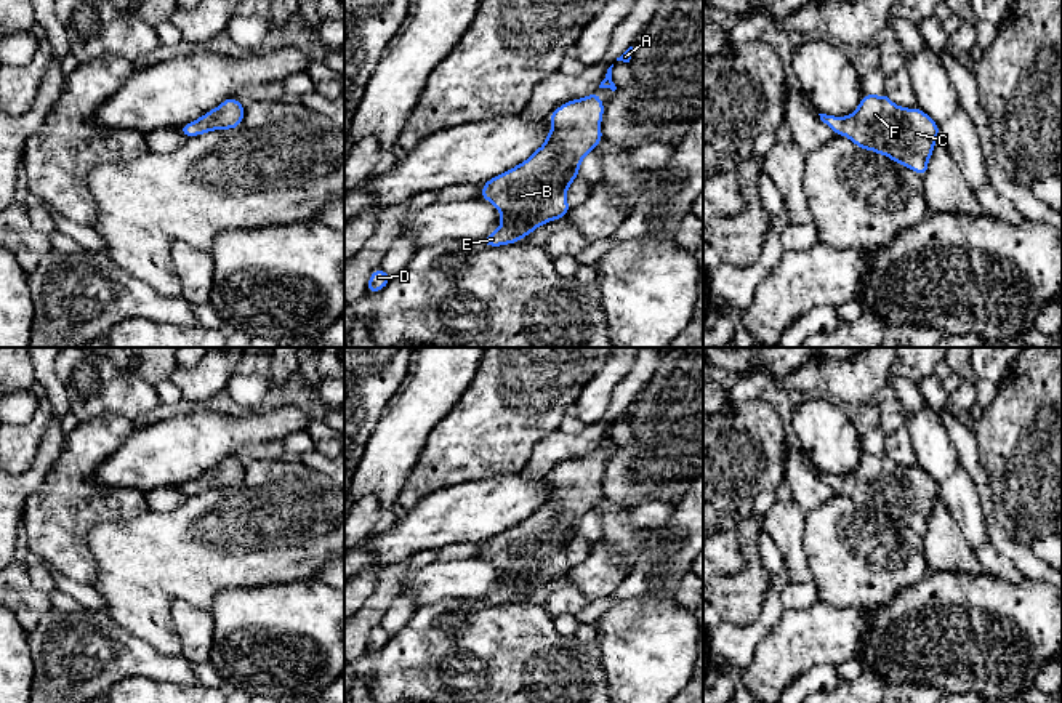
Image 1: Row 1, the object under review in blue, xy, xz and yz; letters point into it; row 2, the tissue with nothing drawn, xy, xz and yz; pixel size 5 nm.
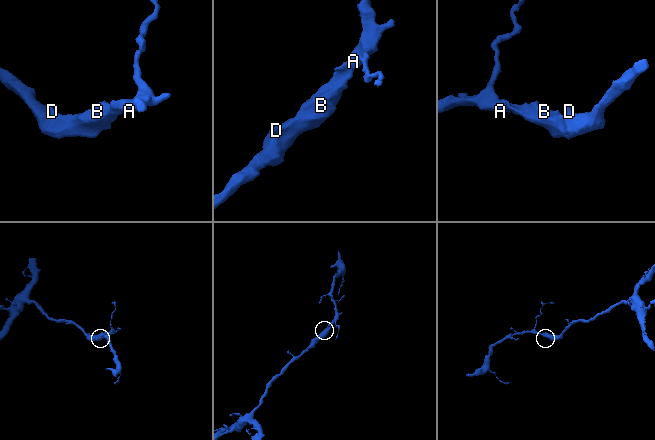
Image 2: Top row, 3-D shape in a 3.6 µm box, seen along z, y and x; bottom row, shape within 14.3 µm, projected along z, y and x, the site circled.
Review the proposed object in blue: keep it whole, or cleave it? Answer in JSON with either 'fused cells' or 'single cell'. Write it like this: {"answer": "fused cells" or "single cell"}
{"answer": "single cell"}

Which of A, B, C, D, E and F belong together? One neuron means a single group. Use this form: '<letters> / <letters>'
A B C D E F

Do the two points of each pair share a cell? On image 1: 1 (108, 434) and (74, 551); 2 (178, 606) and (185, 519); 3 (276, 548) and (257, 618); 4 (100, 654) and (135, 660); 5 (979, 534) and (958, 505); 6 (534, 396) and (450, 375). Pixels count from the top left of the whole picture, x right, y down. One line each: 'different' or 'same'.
1: same
2: different
3: different
4: same
5: same
6: different

